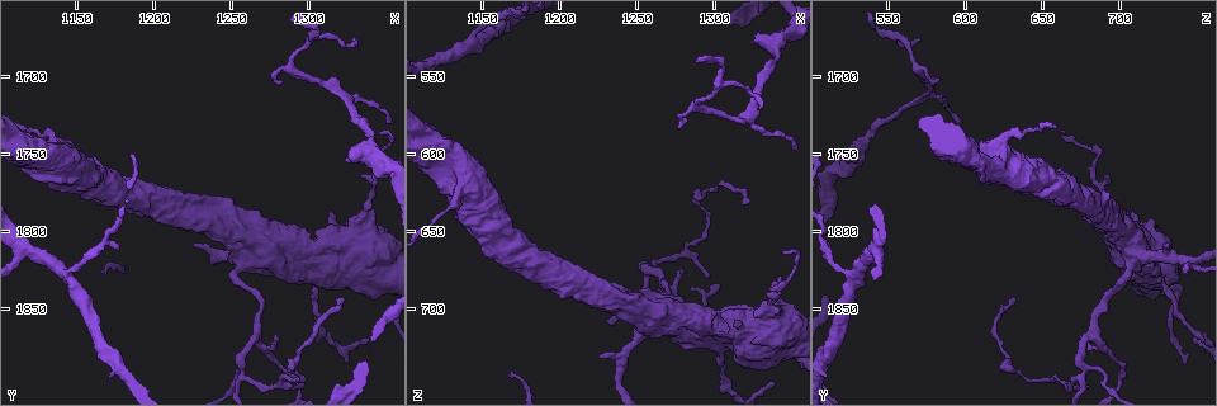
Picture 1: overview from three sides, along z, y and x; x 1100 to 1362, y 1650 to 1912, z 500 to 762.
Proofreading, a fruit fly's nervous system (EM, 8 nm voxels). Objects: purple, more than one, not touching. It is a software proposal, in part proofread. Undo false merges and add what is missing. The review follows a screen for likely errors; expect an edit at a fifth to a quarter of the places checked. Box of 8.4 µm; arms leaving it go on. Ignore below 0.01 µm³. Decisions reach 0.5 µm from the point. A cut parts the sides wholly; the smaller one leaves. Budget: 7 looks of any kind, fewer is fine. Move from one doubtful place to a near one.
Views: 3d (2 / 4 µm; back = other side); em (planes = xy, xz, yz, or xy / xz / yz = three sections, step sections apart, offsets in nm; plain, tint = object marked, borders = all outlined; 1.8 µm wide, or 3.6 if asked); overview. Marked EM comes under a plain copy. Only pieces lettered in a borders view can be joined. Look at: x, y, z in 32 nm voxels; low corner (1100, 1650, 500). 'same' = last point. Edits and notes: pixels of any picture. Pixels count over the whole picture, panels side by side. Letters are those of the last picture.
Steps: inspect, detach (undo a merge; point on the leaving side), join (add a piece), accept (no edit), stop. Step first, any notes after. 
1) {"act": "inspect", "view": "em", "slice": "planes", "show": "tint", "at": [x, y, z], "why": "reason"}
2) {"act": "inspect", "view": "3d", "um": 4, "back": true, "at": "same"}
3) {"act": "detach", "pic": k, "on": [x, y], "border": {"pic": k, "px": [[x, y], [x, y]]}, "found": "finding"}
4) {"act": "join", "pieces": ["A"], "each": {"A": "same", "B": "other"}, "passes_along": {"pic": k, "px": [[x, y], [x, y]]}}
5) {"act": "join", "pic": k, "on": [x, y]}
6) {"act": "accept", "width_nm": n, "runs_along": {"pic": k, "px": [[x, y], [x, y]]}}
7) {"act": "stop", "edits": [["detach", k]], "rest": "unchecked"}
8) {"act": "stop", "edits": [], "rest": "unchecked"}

{"act": "inspect", "view": "em", "um": 3.6, "slice": "planes", "show": "tint", "at": [1334, 1802, 708], "why": "calibre changes"}

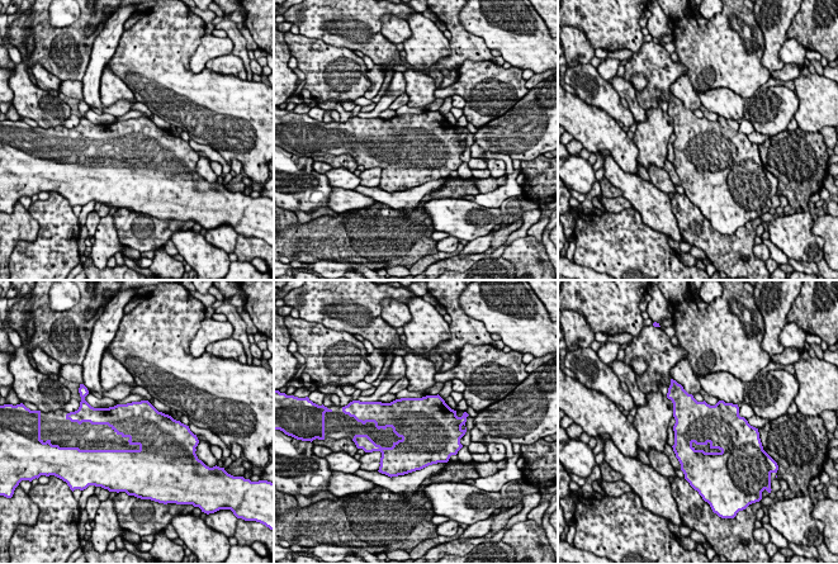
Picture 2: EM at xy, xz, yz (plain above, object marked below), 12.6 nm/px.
{"act": "inspect", "view": "em", "um": 3.6, "slice": "planes", "show": "borders", "at": "same"}

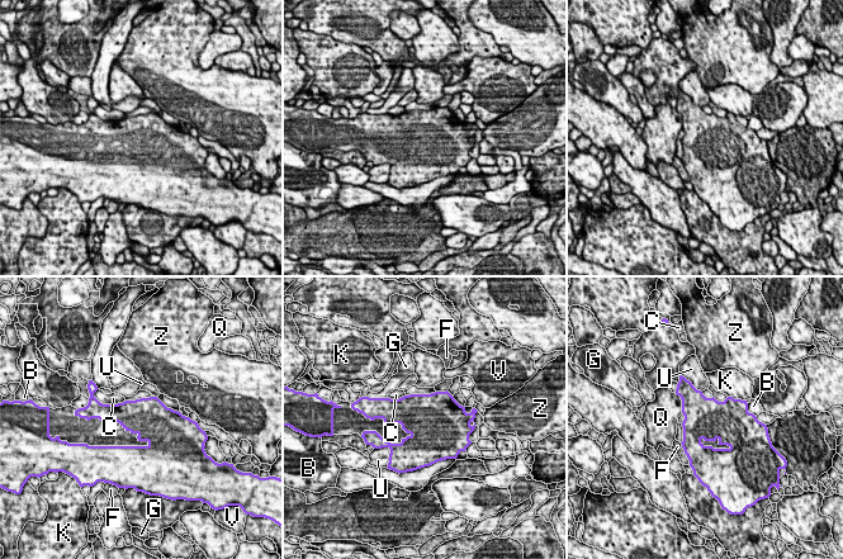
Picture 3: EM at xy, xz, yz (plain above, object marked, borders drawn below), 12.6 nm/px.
{"act": "accept", "each": {"B": "other", "C": "other", "F": "other", "G": "other", "K": "other", "Q": "other", "U": "other", "V": "other", "Z": "other"}, "border": {"pic": 3, "px": [[126, 401], [100, 403]]}, "found": "all the same cell"}

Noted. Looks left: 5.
{"act": "inspect", "view": "3d", "um": 4, "back": true, "at": [1322, 1842, 632], "why": "long arm stops here"}

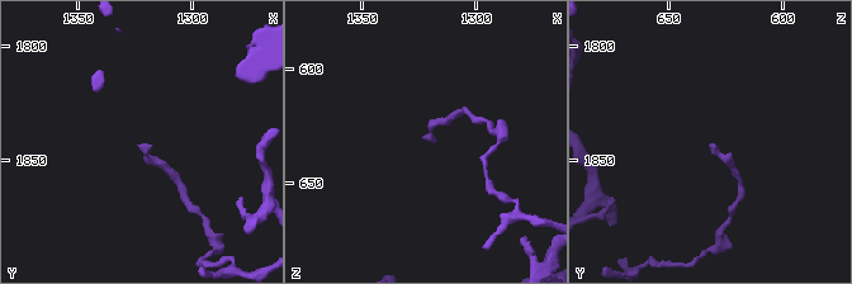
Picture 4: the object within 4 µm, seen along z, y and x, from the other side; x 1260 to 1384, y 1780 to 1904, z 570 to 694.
{"act": "inspect", "view": "em", "slice": "yz", "step": 4, "show": "tint", "at": [1322, 1843, 631]}

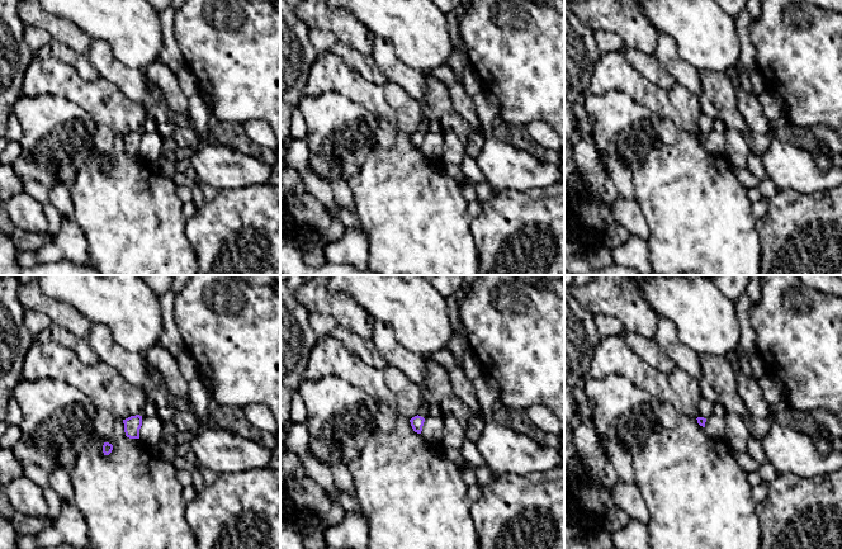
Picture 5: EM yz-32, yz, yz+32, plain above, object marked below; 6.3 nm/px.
{"act": "inspect", "view": "em", "slice": "yz", "step": 4, "show": "borders", "at": "same", "why": "see the neighbours"}

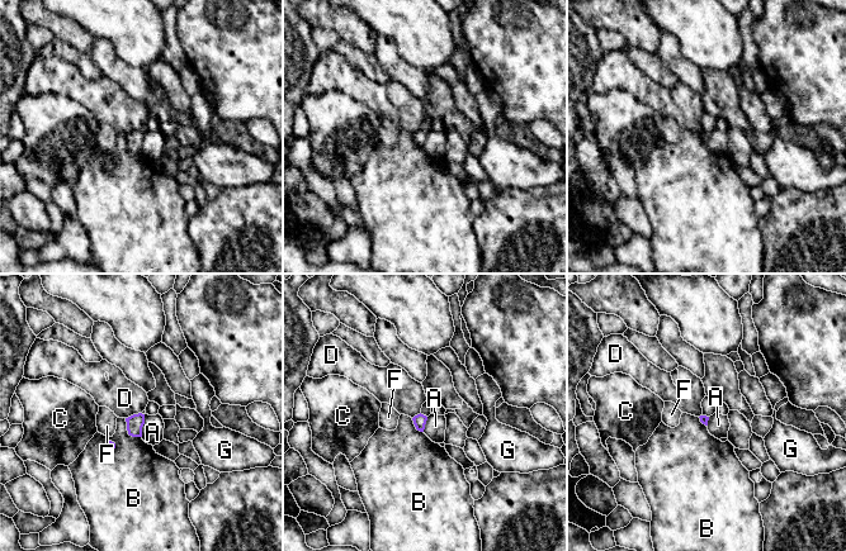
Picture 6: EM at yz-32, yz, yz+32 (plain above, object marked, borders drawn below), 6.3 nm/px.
{"act": "accept", "longest_contact_nm": ["A", 150], "each": {"A": "other", "B": "other", "C": "other", "D": "other", "F": "other", "G": "other"}, "border": {"pic": 6, "px": [[141, 412], [126, 418]]}, "found": "none of them fits"}

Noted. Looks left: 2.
{"act": "inspect", "view": "em", "um": 3.6, "slice": "planes", "show": "borders", "at": [1326, 1712, 574], "why": "branch point"}

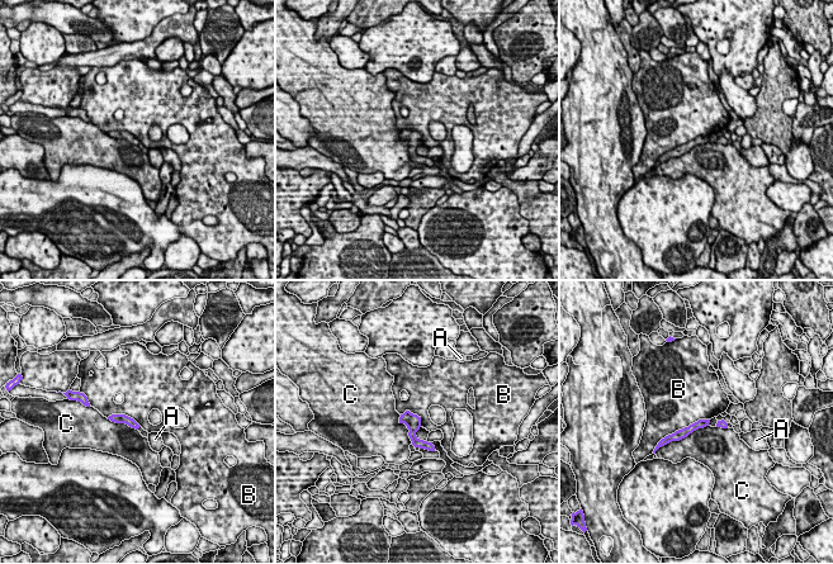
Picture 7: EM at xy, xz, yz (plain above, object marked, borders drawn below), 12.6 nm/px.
{"act": "accept", "each": {"A": "other", "B": "other", "C": "other"}, "border": {"pic": 7, "px": [[709, 418], [699, 418], [661, 440]]}, "found": "one cell here"}

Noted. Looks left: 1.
{"act": "stop", "edits": [], "rest": "unchecked"}

